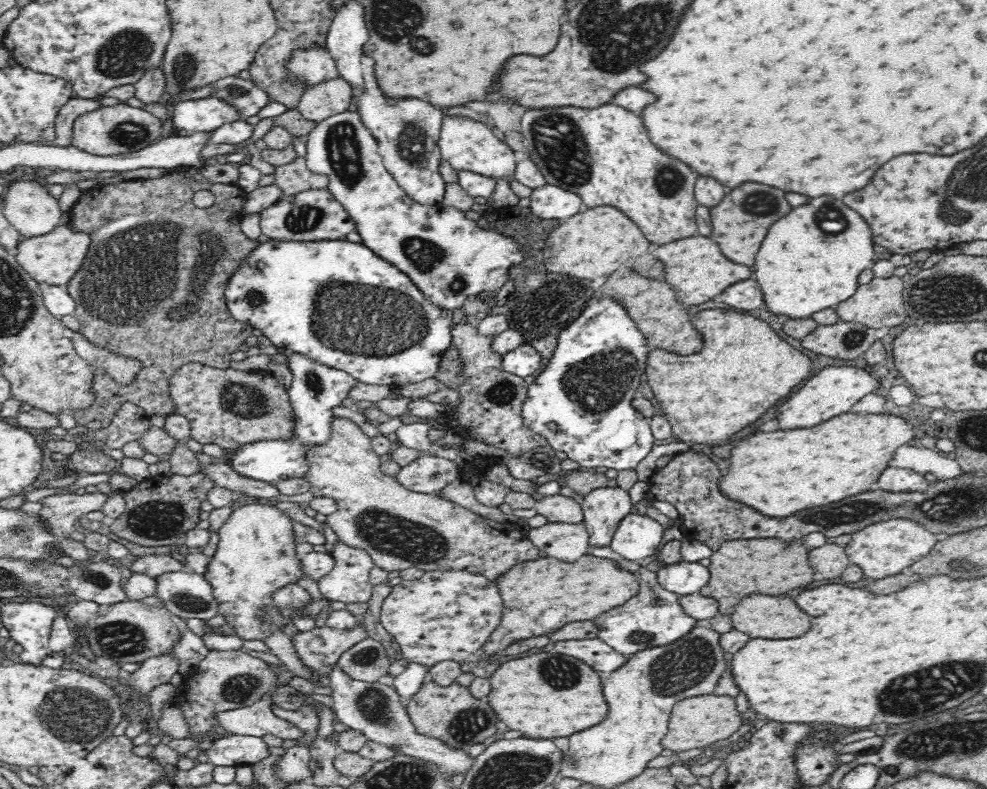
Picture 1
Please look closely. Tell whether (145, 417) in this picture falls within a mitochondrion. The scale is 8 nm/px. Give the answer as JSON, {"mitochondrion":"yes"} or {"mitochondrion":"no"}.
{"mitochondrion":"no"}

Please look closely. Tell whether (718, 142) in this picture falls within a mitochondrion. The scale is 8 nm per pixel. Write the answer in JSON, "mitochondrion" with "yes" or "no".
{"mitochondrion":"no"}

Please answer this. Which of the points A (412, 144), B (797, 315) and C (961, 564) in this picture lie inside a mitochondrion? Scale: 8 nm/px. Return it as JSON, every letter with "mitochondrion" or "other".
{"A":"mitochondrion","B":"other","C":"mitochondrion"}

